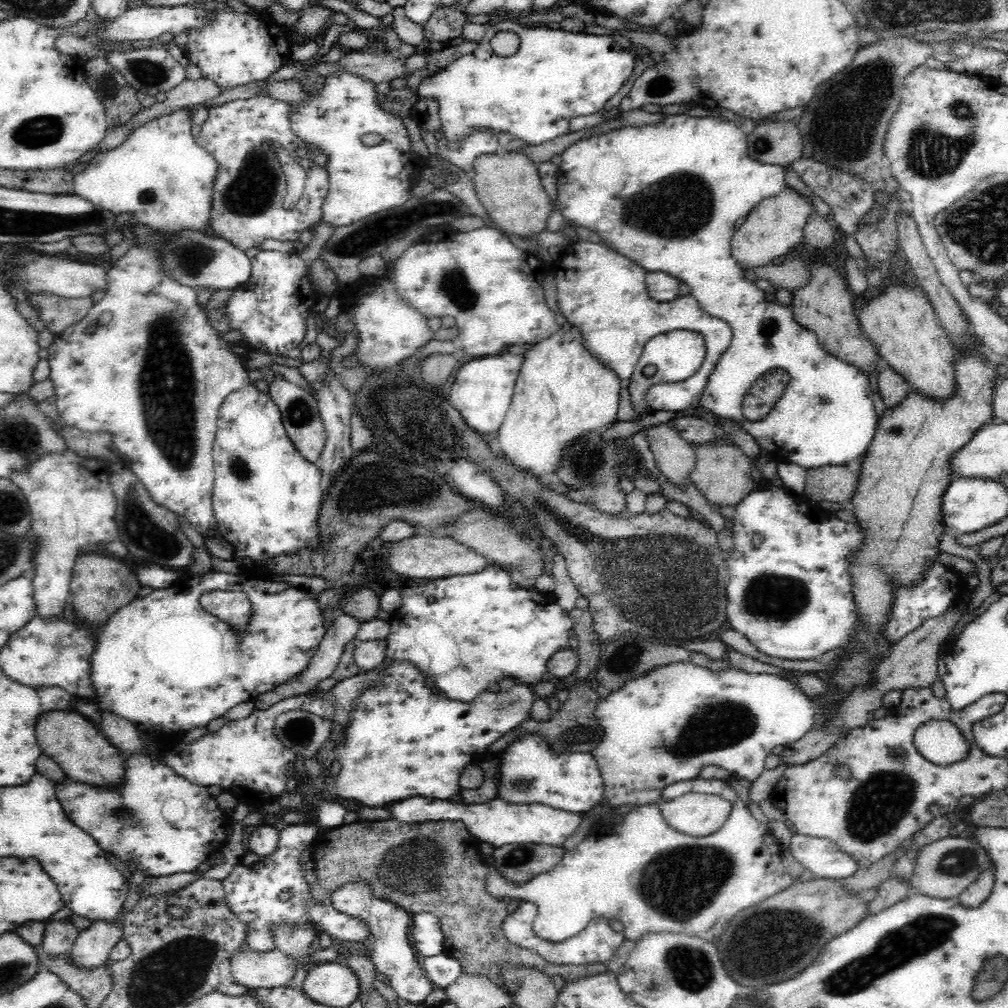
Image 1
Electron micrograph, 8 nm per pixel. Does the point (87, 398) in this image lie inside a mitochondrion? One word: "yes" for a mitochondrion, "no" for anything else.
no

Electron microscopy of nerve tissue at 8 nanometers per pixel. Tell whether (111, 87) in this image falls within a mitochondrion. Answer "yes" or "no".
yes

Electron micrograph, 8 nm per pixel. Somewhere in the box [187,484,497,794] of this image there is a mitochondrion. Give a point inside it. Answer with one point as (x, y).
(299, 729)

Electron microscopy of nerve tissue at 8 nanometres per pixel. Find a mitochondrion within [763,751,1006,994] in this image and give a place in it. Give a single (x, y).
(879, 807)

